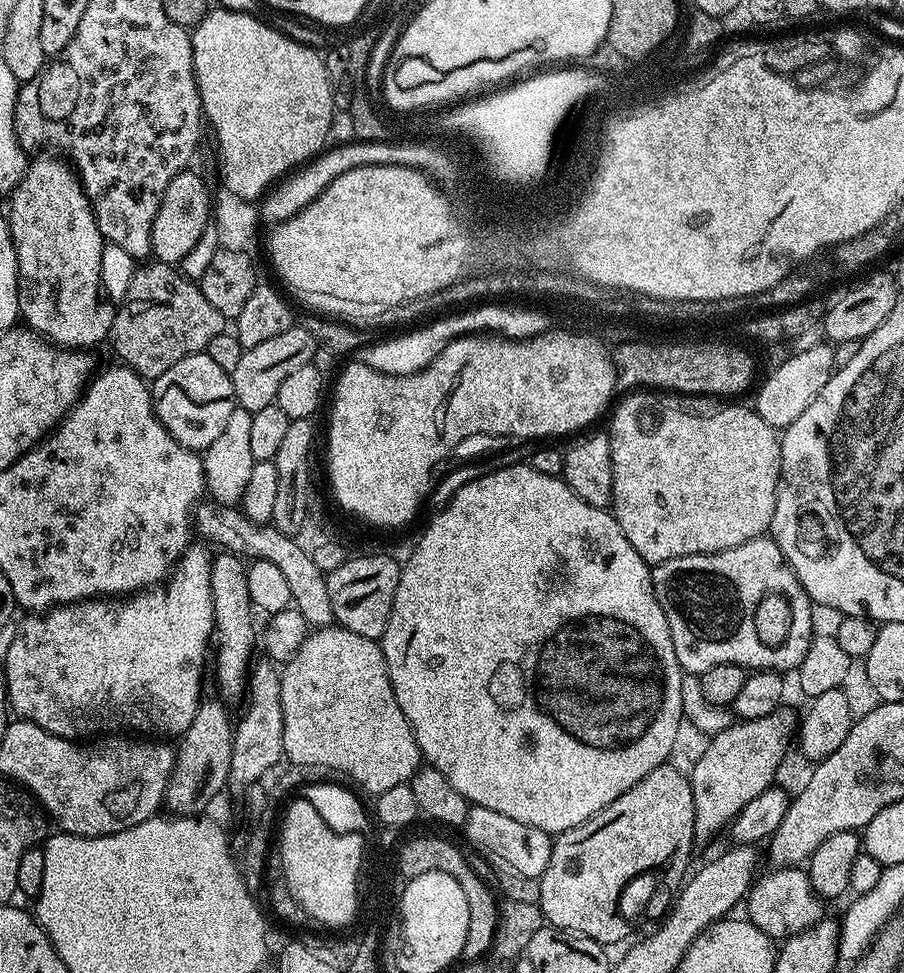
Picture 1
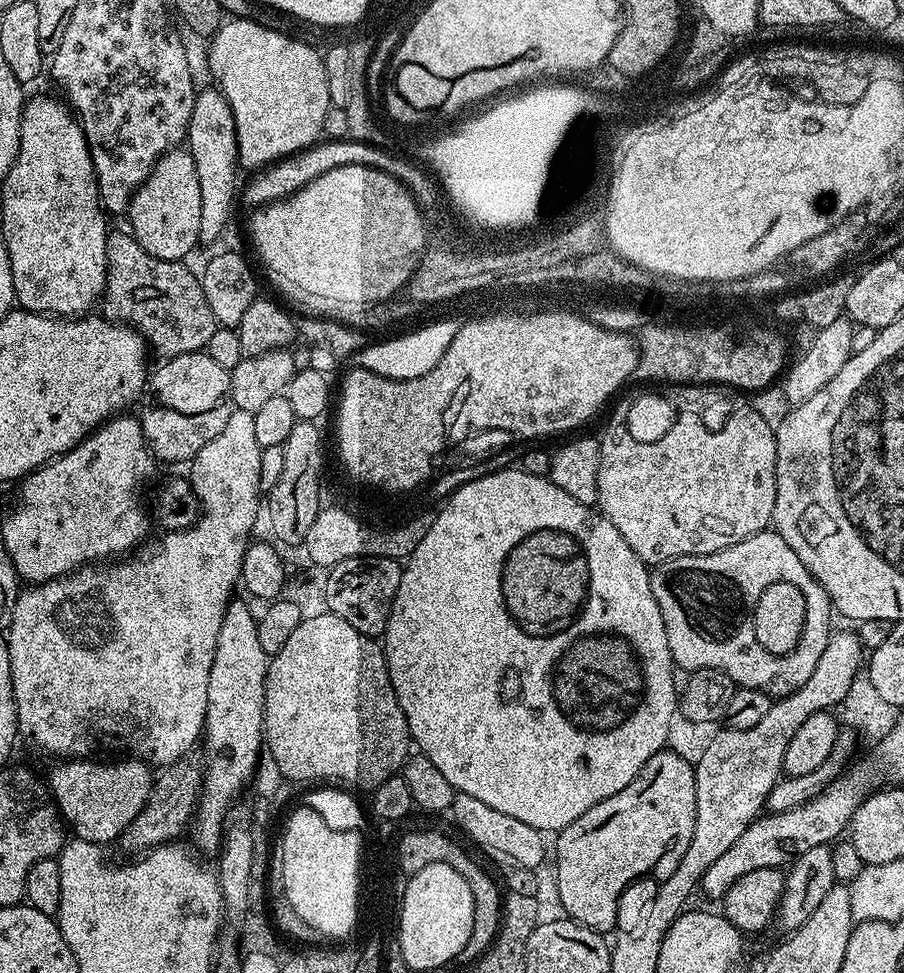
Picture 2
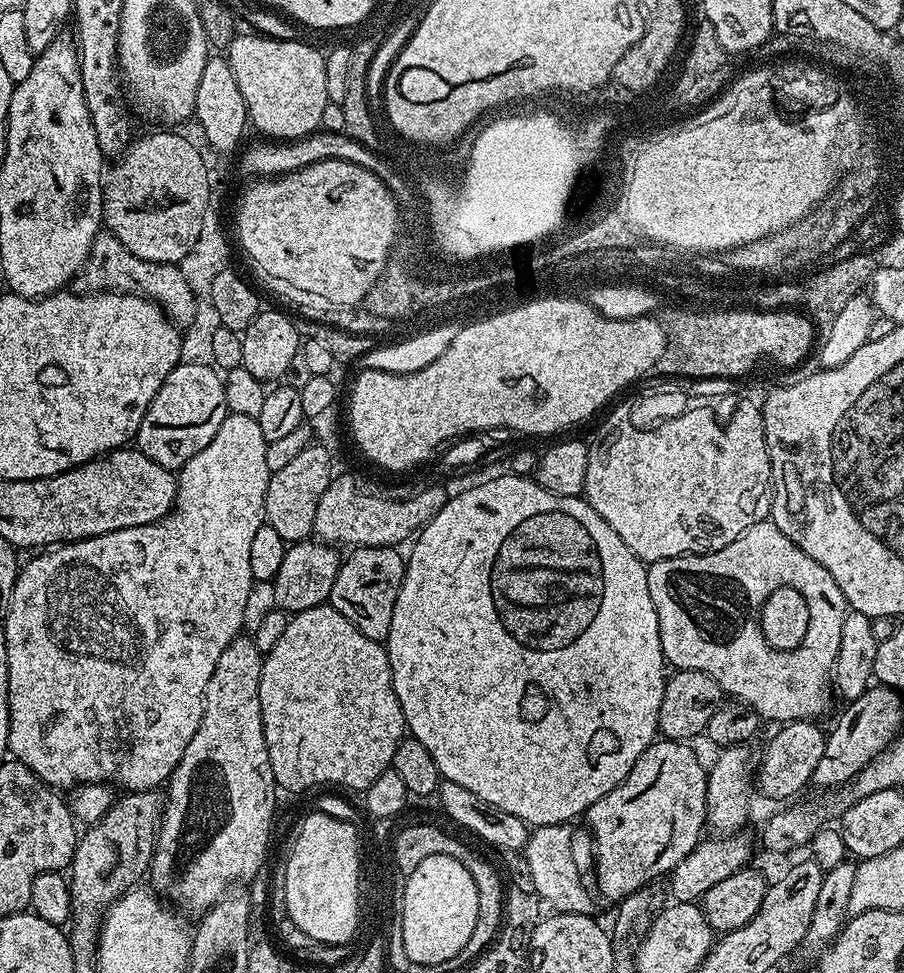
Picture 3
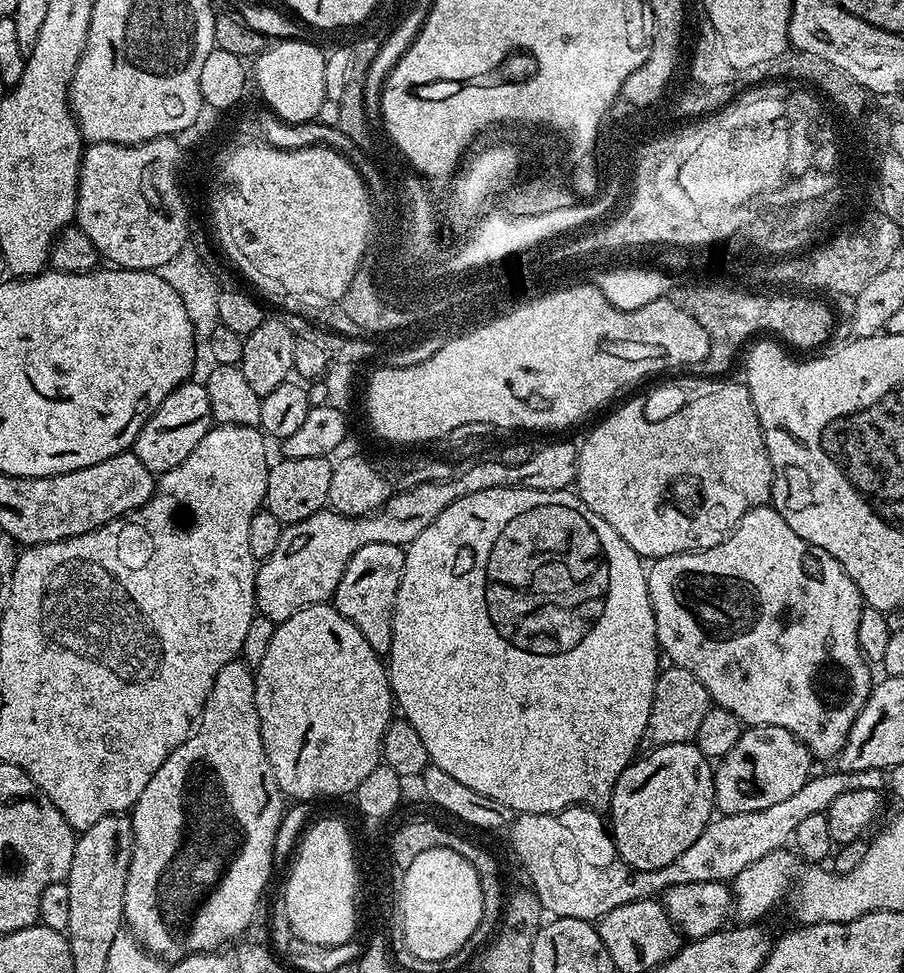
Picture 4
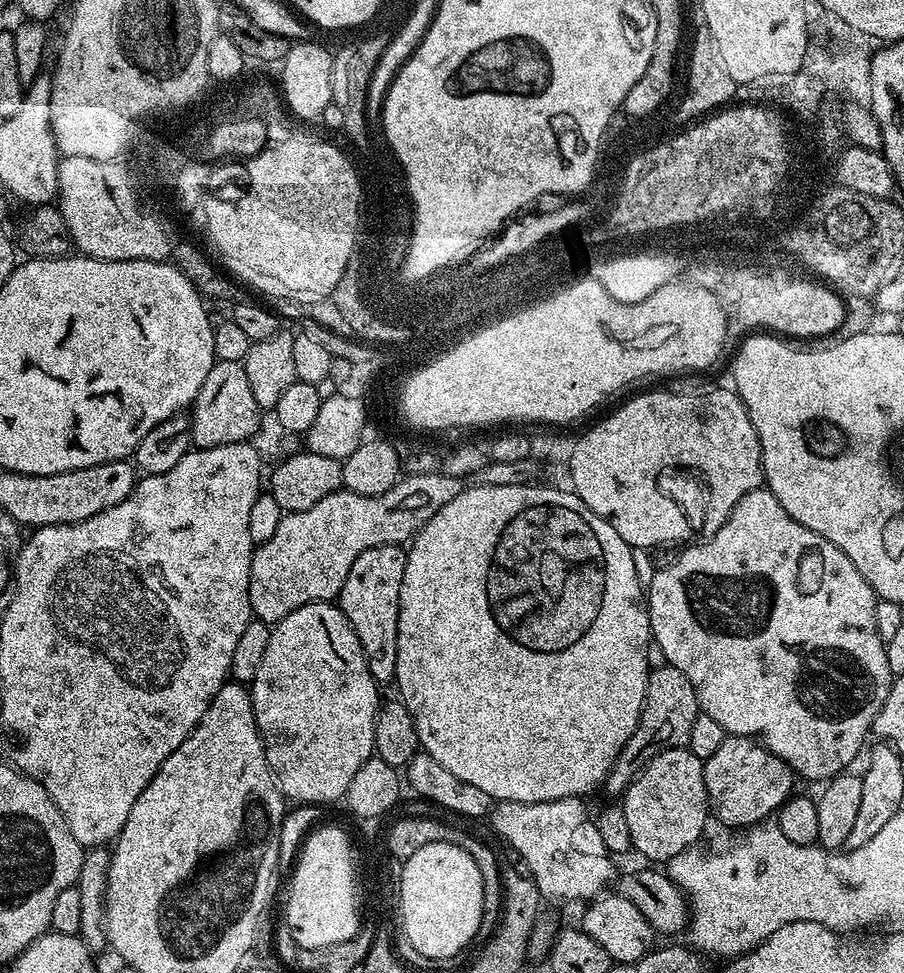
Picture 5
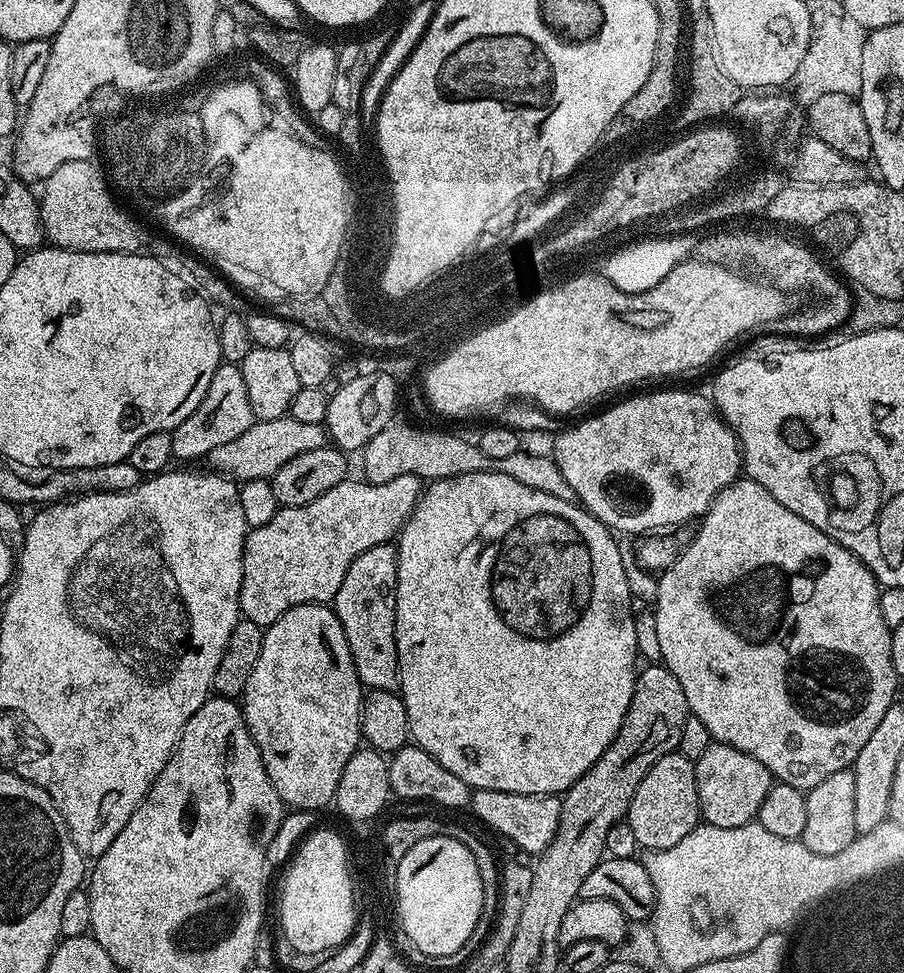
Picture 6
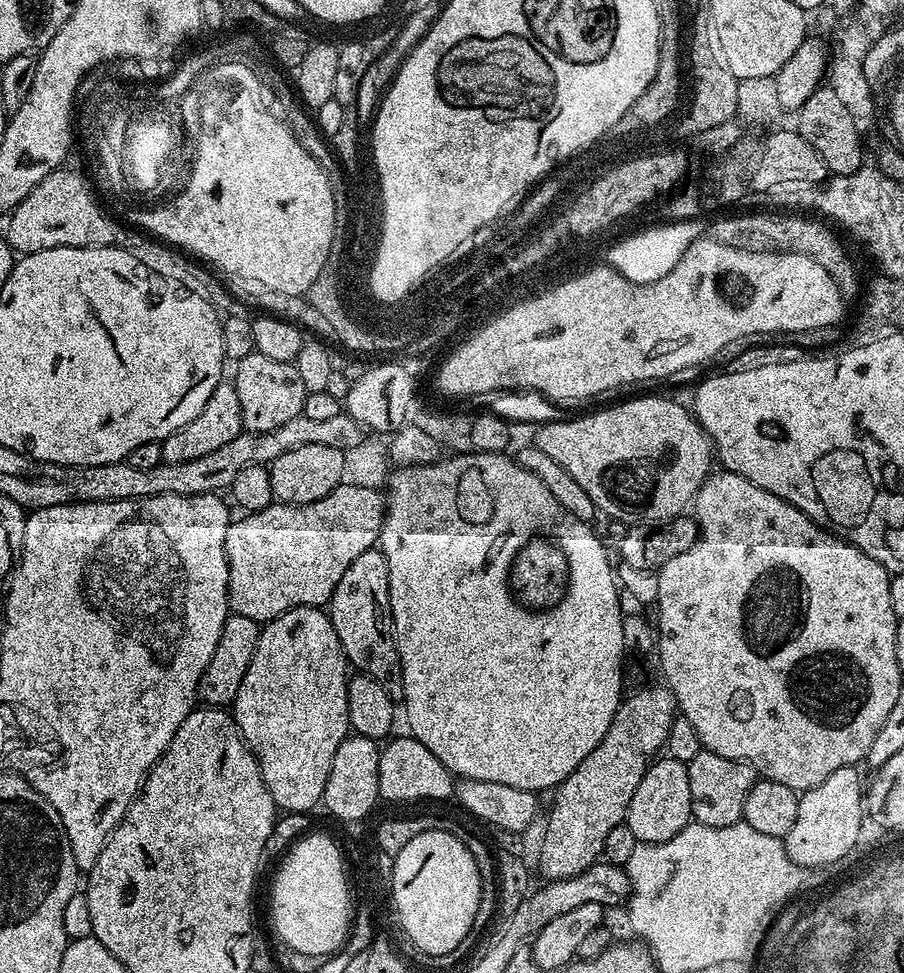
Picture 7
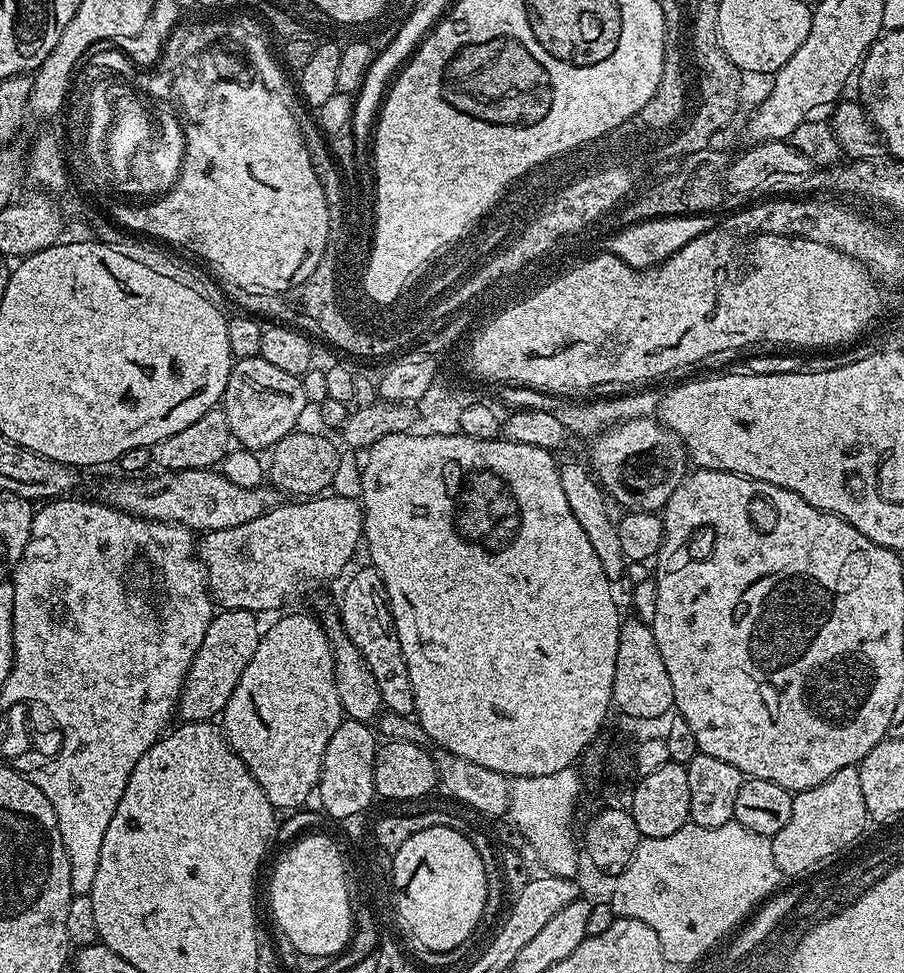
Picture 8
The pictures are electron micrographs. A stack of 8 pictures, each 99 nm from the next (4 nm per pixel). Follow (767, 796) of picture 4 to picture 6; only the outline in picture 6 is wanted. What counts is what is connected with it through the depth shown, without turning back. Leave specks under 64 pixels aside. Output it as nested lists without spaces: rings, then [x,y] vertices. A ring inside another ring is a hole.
[[[713,742],[702,753],[702,758],[695,762],[696,766],[696,785],[698,786],[698,806],[703,823],[722,826],[723,828],[733,828],[734,826],[746,826],[753,823],[759,817],[762,798],[772,788],[774,778],[758,758],[746,754],[742,750],[734,750],[734,746],[726,746]]]

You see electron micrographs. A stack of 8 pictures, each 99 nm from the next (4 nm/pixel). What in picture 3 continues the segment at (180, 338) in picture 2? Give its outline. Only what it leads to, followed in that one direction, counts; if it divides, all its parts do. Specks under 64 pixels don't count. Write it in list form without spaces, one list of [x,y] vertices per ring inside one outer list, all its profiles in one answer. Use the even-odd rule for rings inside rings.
[[[101,230],[94,238],[86,262],[76,273],[74,288],[81,294],[123,292],[129,296],[145,296],[147,300],[153,300],[177,326],[187,326],[194,322],[196,316],[198,296],[187,284],[182,270],[177,265],[146,262],[146,258],[138,258],[138,254],[130,254],[130,250],[122,246],[119,238],[107,230]]]

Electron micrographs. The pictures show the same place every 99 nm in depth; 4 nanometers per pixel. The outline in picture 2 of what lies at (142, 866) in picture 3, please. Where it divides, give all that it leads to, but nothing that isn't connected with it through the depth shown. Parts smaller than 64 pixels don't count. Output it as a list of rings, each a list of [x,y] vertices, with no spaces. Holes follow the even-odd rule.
[[[185,758],[167,765],[164,772],[155,777],[150,790],[150,798],[136,818],[121,833],[118,844],[132,854],[143,854],[149,848],[156,848],[159,844],[175,841],[180,831],[189,827],[196,810],[196,801],[200,799],[200,785],[202,783],[202,768],[192,758]]]

